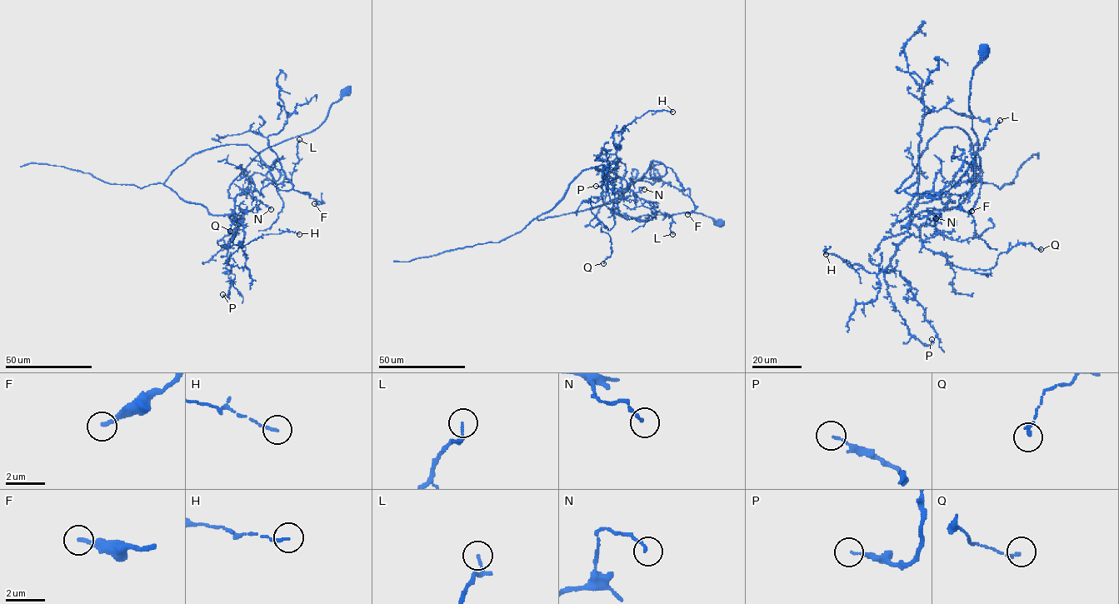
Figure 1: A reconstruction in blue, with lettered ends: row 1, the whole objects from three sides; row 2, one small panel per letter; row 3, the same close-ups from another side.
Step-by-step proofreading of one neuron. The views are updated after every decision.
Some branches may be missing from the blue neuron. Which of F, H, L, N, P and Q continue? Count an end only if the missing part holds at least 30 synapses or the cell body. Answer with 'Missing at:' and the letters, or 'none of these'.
Missing at: none of these

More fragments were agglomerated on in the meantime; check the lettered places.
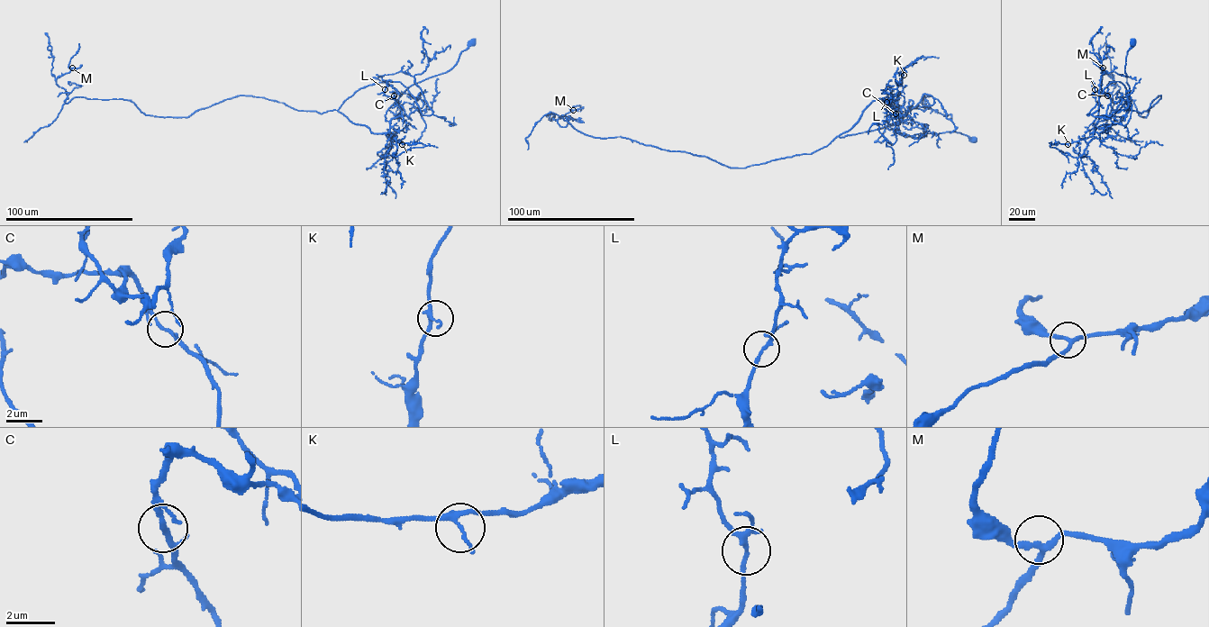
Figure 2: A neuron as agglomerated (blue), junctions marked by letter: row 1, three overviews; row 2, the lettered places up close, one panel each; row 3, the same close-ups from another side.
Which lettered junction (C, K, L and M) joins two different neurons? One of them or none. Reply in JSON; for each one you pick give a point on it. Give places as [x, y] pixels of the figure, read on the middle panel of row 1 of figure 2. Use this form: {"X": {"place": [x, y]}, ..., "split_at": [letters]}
{"split_at": []}

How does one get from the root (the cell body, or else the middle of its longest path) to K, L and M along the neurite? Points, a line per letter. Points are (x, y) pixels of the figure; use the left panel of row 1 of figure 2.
K: (471, 42), (451, 68), (411, 86), (387, 109), (389, 133), (402, 144)
L: (471, 42), (451, 68), (411, 86), (386, 112), (389, 121), (401, 116), (402, 111), (385, 95), (386, 88)
M: (471, 42), (403, 94), (382, 133), (245, 95), (186, 117), (65, 103), (56, 78), (72, 68)

